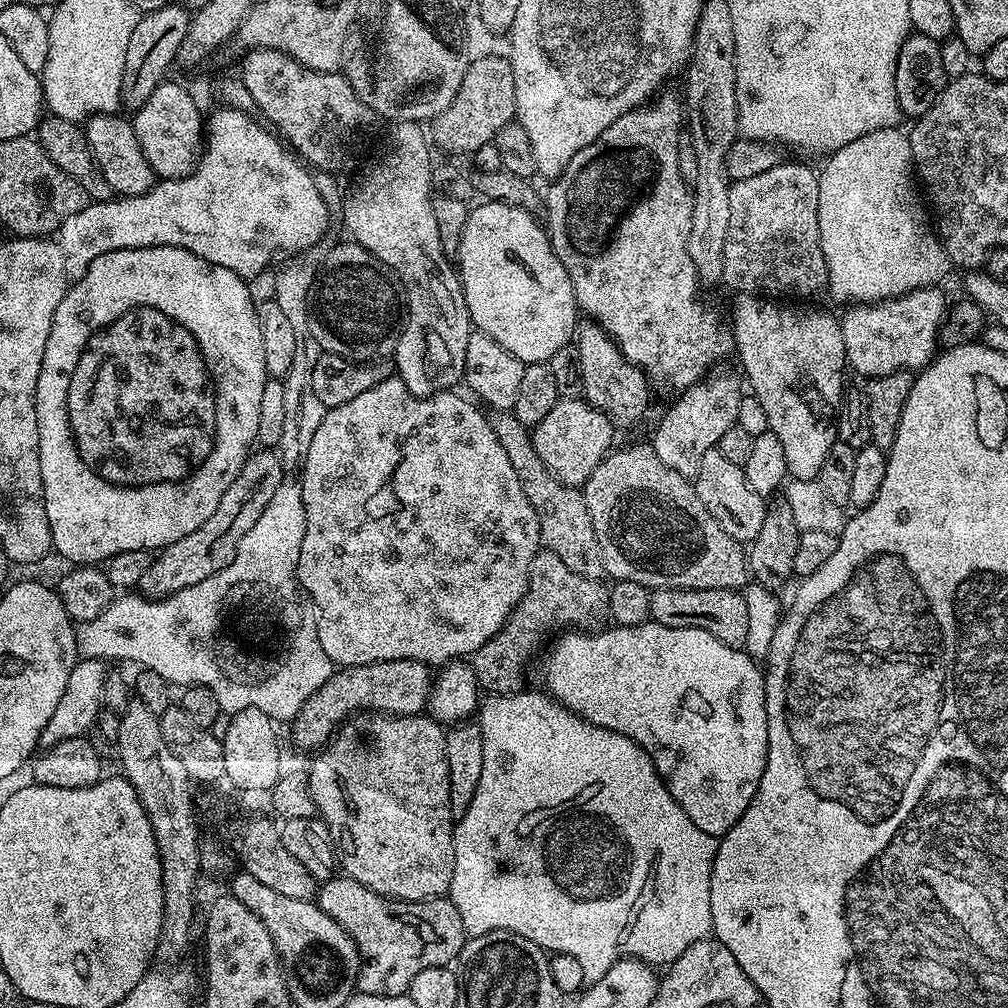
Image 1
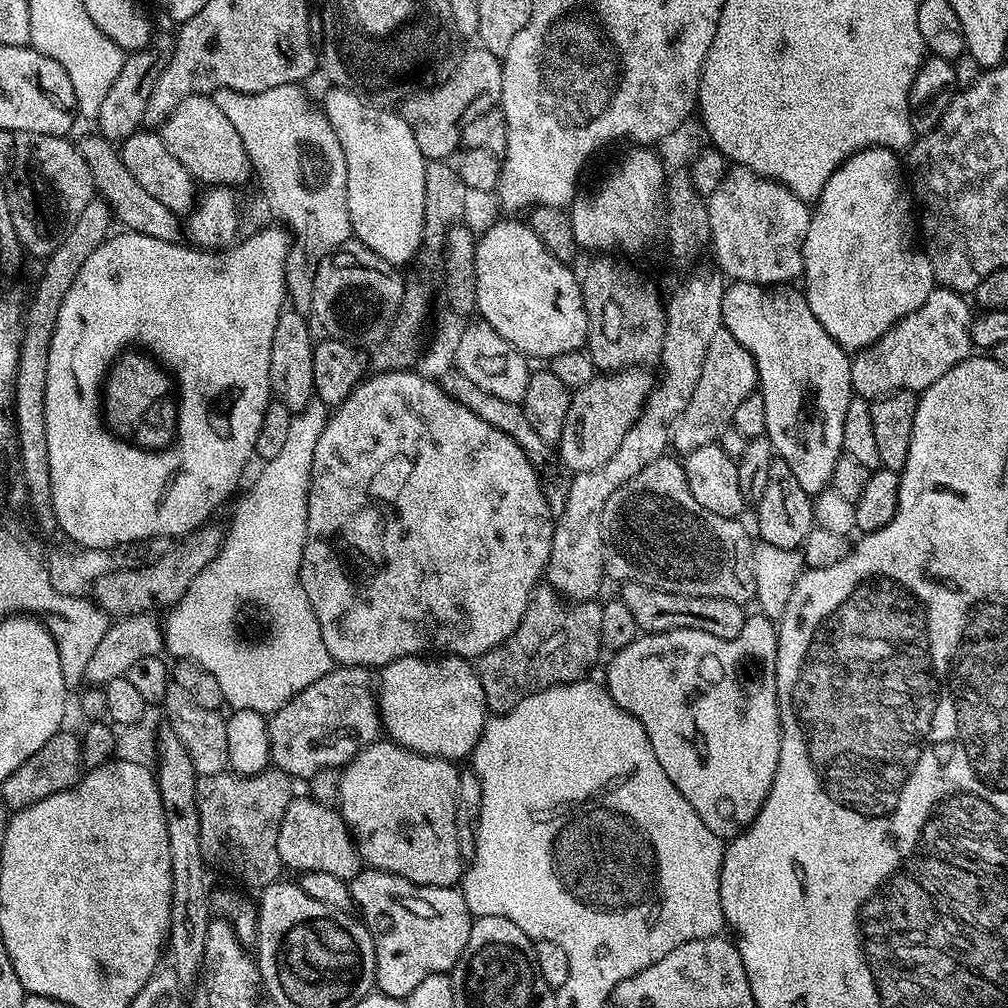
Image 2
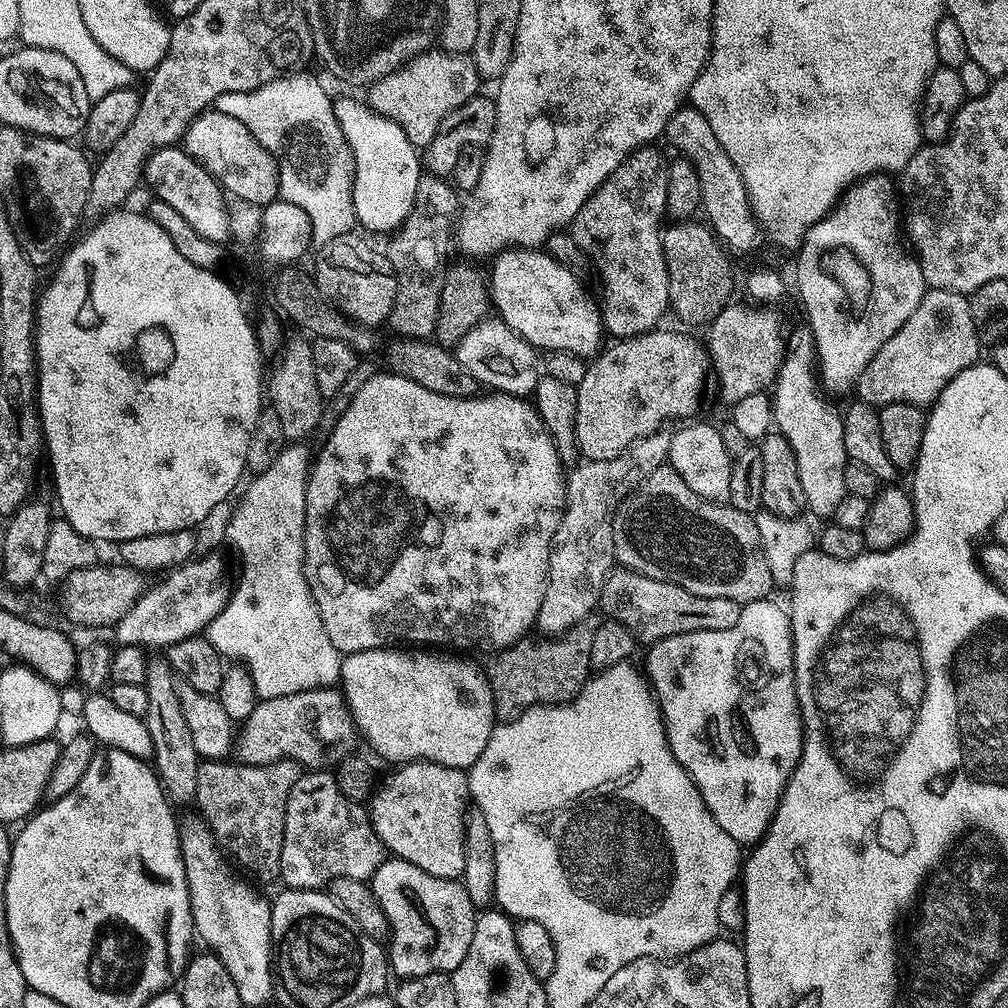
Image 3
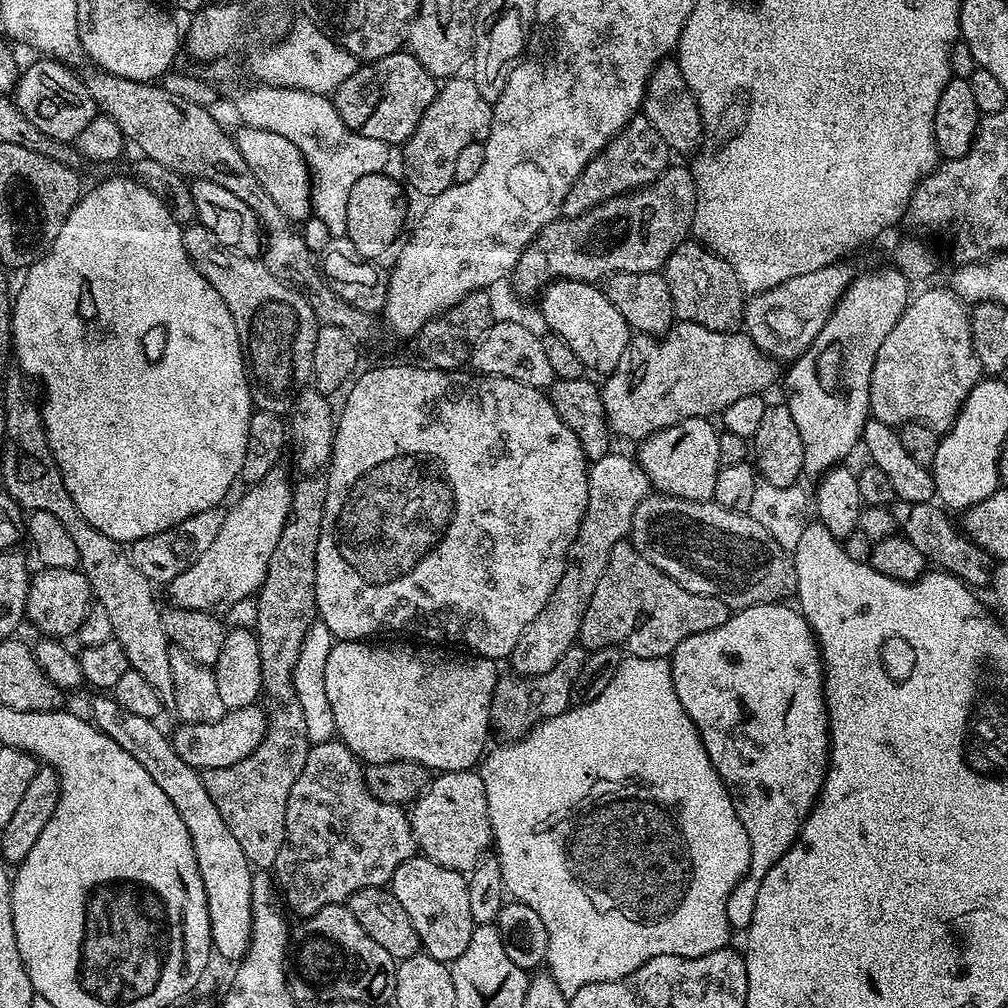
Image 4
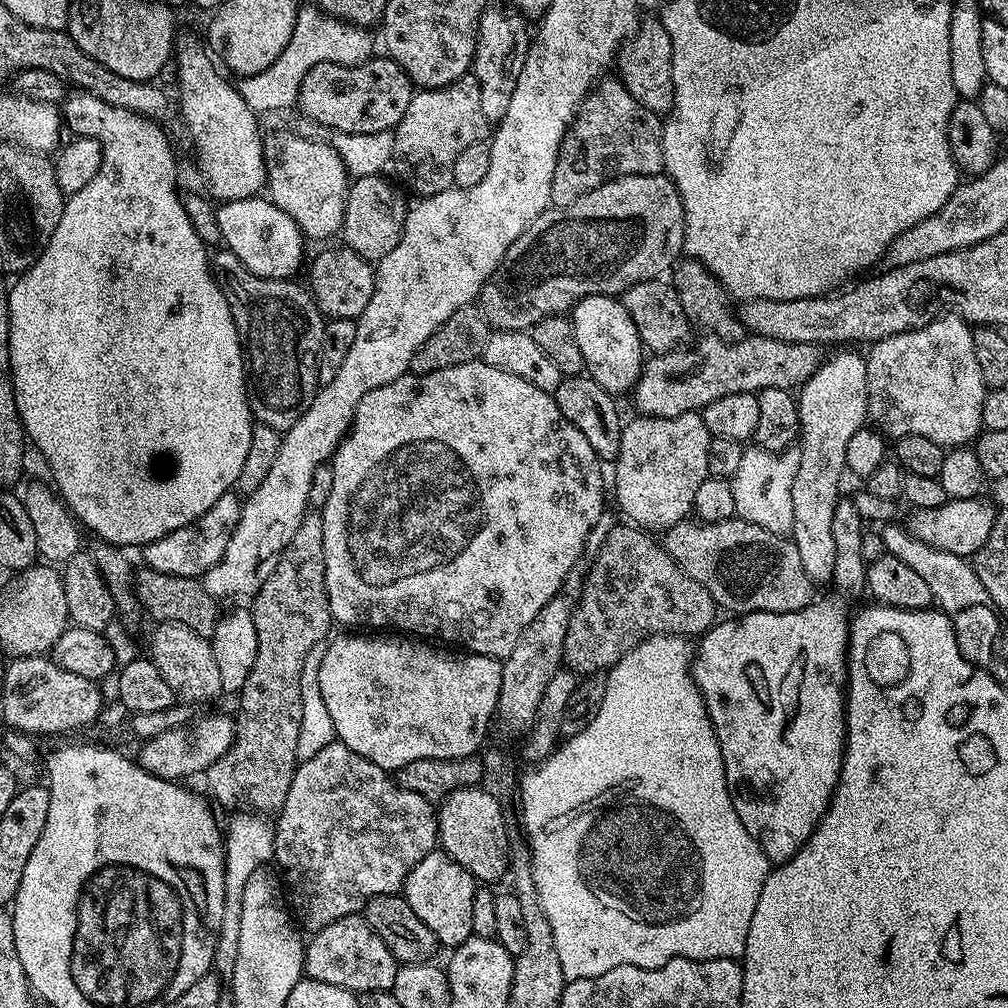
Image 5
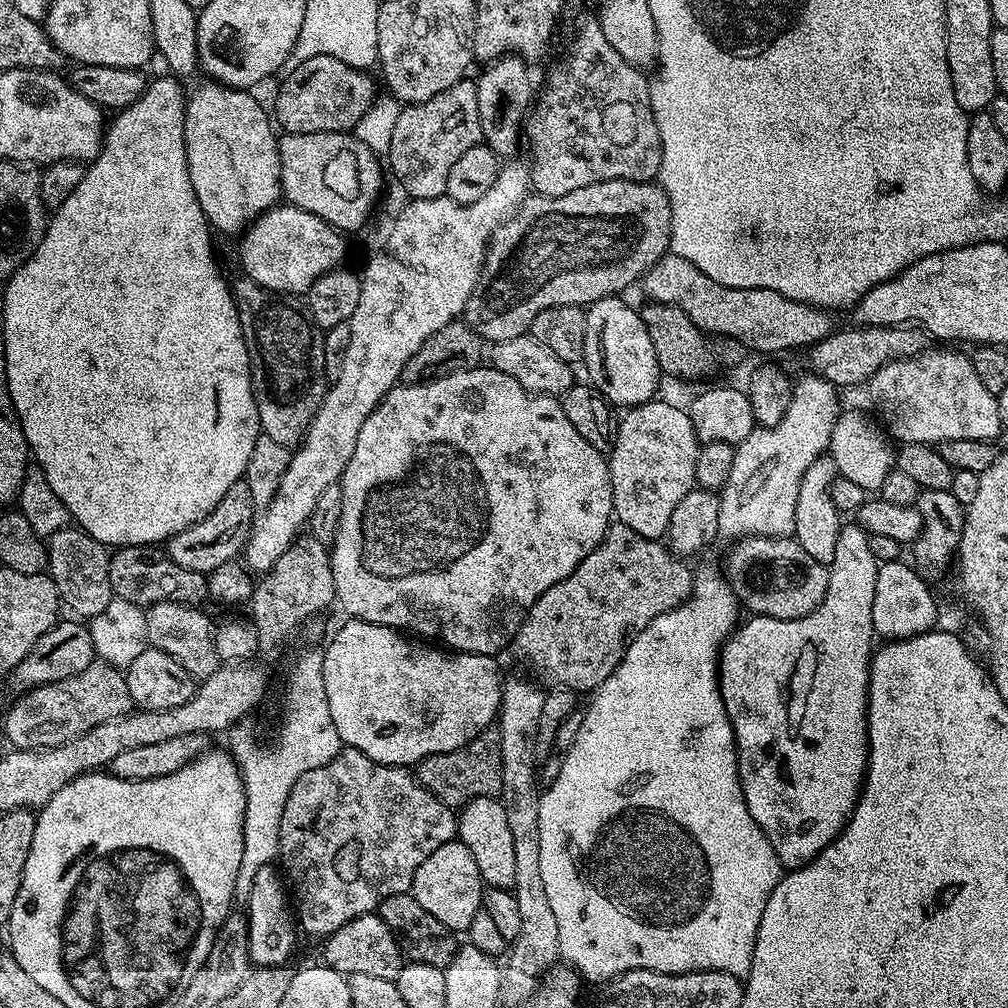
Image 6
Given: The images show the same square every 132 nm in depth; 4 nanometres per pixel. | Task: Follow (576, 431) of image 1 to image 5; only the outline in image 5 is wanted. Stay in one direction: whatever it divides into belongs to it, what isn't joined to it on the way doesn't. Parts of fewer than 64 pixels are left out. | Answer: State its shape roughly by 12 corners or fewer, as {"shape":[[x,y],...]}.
{"shape":[[708,334],[645,359],[641,416],[799,389],[821,345]]}

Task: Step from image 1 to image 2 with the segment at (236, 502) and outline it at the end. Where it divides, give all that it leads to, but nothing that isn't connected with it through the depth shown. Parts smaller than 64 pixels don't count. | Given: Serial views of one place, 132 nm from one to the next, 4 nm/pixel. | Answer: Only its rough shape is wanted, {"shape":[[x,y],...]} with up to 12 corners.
{"shape":[[209,522],[91,591],[112,618],[171,609],[224,545]]}

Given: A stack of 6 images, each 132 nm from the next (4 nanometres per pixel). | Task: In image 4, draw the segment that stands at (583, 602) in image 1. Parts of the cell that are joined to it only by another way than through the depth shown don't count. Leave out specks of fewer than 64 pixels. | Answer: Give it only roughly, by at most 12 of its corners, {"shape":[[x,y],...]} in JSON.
{"shape":[[574,646],[537,676],[501,675],[491,727],[511,742],[567,712],[584,665]]}

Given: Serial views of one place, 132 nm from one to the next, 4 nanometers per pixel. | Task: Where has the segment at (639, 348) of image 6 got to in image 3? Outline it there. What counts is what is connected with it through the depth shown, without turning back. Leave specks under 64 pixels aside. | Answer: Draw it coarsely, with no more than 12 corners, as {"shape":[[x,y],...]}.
{"shape":[[544,250],[491,261],[490,300],[537,350],[592,358],[601,309]]}

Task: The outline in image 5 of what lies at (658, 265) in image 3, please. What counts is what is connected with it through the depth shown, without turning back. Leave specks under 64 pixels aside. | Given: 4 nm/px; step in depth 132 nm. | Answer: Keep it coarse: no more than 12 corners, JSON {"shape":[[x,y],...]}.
{"shape":[[619,78],[592,85],[560,143],[552,204],[664,172],[661,117]]}

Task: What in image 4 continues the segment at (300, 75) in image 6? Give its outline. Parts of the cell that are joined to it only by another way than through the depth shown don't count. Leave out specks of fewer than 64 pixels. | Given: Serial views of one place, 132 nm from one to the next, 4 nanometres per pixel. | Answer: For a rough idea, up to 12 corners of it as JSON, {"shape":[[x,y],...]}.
{"shape":[[411,52],[361,63],[330,99],[350,130],[400,146],[437,91]]}

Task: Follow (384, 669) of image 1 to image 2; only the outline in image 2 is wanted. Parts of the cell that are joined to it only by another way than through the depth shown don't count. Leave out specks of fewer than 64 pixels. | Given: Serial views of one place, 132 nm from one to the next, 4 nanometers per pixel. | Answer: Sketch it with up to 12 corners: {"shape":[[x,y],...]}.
{"shape":[[333,667],[267,717],[271,763],[340,768],[382,736],[374,676]]}

